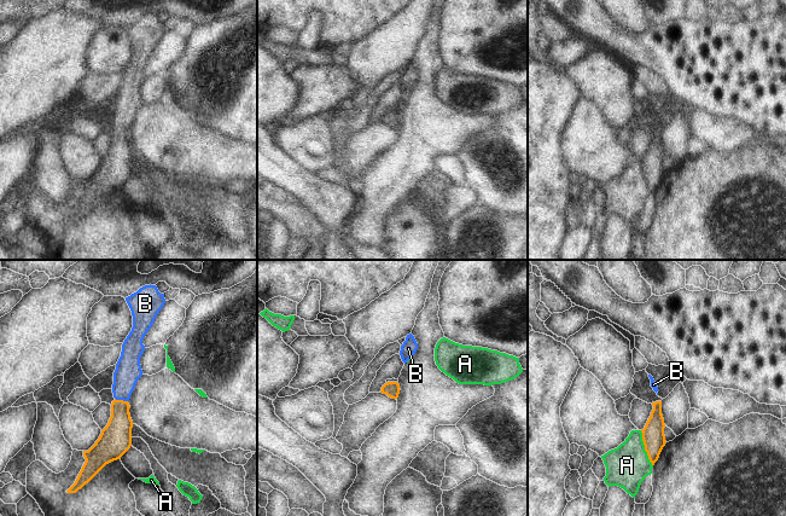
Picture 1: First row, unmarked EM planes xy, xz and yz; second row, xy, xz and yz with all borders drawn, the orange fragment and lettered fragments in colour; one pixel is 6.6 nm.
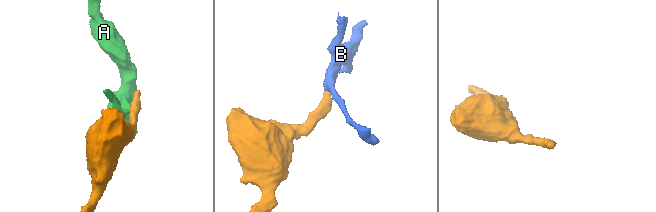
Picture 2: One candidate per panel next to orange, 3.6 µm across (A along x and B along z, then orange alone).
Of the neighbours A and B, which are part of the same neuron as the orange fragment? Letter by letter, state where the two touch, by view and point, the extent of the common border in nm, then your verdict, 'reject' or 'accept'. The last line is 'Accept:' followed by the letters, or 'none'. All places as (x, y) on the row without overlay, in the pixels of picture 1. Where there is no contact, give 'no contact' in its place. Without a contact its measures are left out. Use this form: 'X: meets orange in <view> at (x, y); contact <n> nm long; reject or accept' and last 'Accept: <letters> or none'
A: meets orange in yz at (645, 178); contact 260 nm long; reject
B: meets orange in xy at (121, 129); contact 90 nm long; accept
Accept: B

